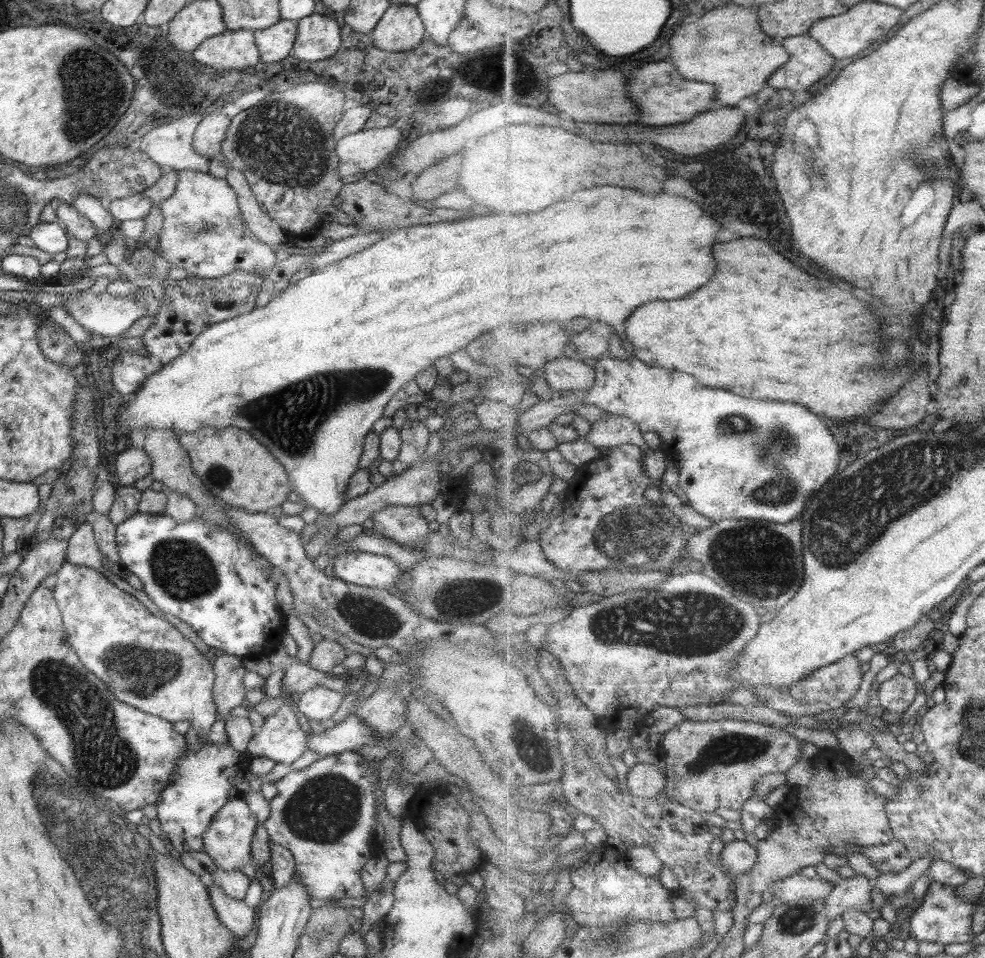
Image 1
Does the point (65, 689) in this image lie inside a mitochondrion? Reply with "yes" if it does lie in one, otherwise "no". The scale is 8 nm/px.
yes

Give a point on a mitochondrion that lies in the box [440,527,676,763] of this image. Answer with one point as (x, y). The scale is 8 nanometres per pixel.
(530, 746)

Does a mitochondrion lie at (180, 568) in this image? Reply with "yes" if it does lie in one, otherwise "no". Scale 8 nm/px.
yes

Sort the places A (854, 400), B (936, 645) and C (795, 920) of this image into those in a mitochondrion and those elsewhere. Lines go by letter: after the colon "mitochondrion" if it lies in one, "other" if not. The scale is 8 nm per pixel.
A: other
B: other
C: mitochondrion

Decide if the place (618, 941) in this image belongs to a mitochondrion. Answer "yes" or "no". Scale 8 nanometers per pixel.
yes

